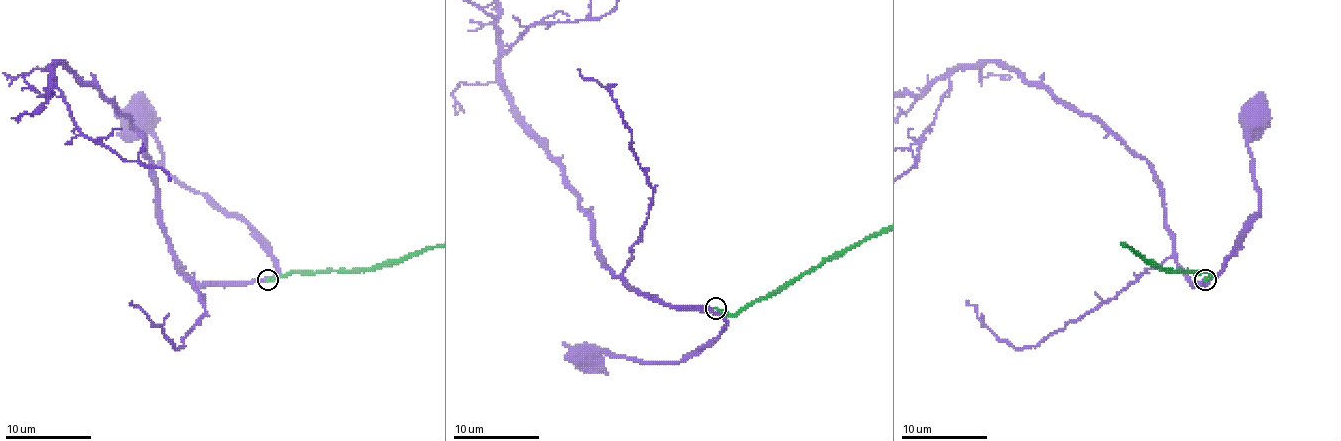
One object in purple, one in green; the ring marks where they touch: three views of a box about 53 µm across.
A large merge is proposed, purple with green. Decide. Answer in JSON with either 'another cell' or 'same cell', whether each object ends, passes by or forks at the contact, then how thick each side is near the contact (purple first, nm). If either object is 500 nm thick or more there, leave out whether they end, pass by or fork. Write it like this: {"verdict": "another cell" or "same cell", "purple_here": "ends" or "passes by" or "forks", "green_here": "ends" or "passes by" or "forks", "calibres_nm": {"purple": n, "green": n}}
{"verdict": "same cell", "purple_here": "passes by", "green_here": "ends", "calibres_nm": {"purple": 280, "green": 280}}

